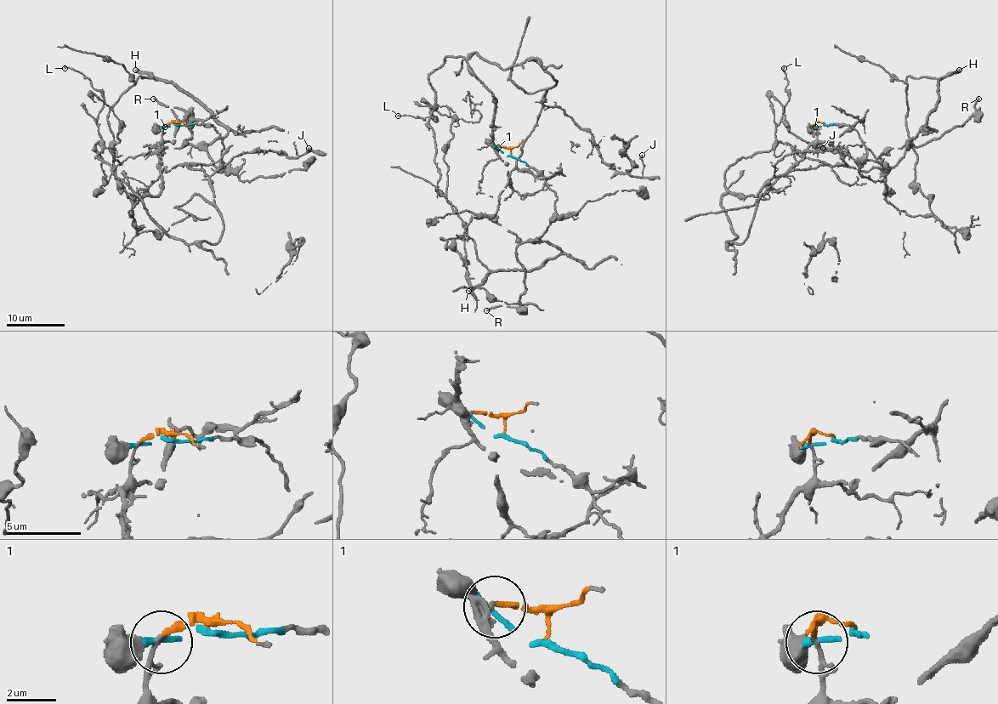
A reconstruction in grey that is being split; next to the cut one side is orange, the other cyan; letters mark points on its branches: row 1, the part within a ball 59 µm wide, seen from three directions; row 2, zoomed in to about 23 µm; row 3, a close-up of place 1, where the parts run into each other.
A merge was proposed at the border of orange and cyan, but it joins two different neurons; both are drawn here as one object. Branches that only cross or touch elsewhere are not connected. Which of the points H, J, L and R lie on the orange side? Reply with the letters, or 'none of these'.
J, L

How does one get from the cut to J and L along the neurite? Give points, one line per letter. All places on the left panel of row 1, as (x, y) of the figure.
J: (176, 123), (163, 129), (161, 191), (133, 193), (192, 244), (223, 235), (209, 178), (234, 156), (308, 148)
L: (176, 123), (163, 129), (161, 191), (138, 195), (96, 156), (104, 96), (64, 68)

